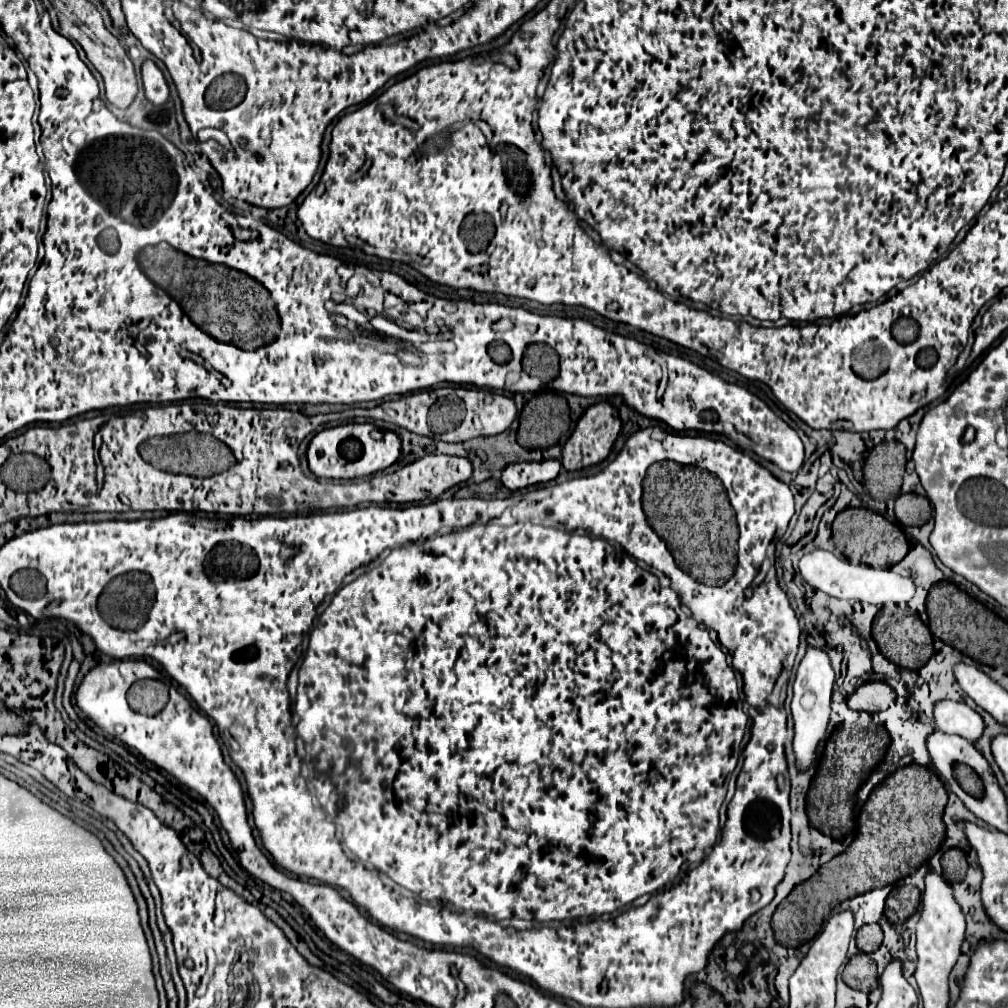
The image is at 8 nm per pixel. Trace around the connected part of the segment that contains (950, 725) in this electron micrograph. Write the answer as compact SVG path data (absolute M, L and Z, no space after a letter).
M951 700L935 704L935 722L941 732L967 738L973 744L981 738L985 728L983 718L973 708L969 708L965 702Z

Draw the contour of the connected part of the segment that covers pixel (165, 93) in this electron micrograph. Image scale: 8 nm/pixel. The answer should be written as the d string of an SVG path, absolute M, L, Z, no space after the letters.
M145 60L141 68L141 78L145 86L147 100L153 104L165 104L169 100L169 86L163 72L157 68L153 60Z

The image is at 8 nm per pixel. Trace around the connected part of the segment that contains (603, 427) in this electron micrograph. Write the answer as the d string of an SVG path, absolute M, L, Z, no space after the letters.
M601 402L601 404L595 404L591 406L583 416L581 420L577 422L571 438L565 442L563 446L563 458L561 458L561 466L569 472L575 472L575 470L583 470L587 466L595 466L599 462L603 462L611 448L613 448L613 442L617 440L617 434L621 430L621 420L619 420L619 414L617 410L607 404L607 402Z

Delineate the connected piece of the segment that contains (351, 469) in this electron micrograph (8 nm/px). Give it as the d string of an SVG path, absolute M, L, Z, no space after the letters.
M341 424L335 428L325 428L313 436L307 448L309 468L317 478L355 479L385 470L393 462L397 462L401 452L401 440L395 432L385 430L383 440L373 440L371 432L373 424Z

